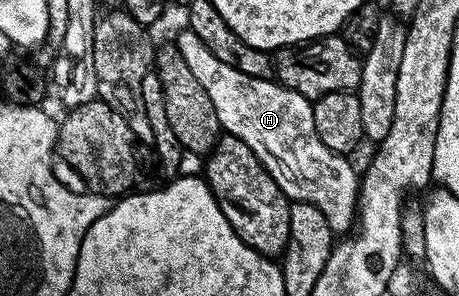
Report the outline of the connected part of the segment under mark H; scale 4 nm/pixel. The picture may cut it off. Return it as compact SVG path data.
M181 30L174 37L174 43L182 58L186 58L186 66L190 66L194 78L198 78L206 94L210 94L210 102L214 102L214 110L218 110L221 129L227 135L237 136L250 146L250 150L254 150L289 201L301 200L318 206L318 210L326 214L326 222L333 233L351 233L358 220L358 172L352 169L347 155L332 152L326 142L318 138L314 130L313 101L285 88L275 79L250 78L242 74L242 70L234 70L234 66L218 62L218 58L202 46L202 38L198 38L198 34Z

